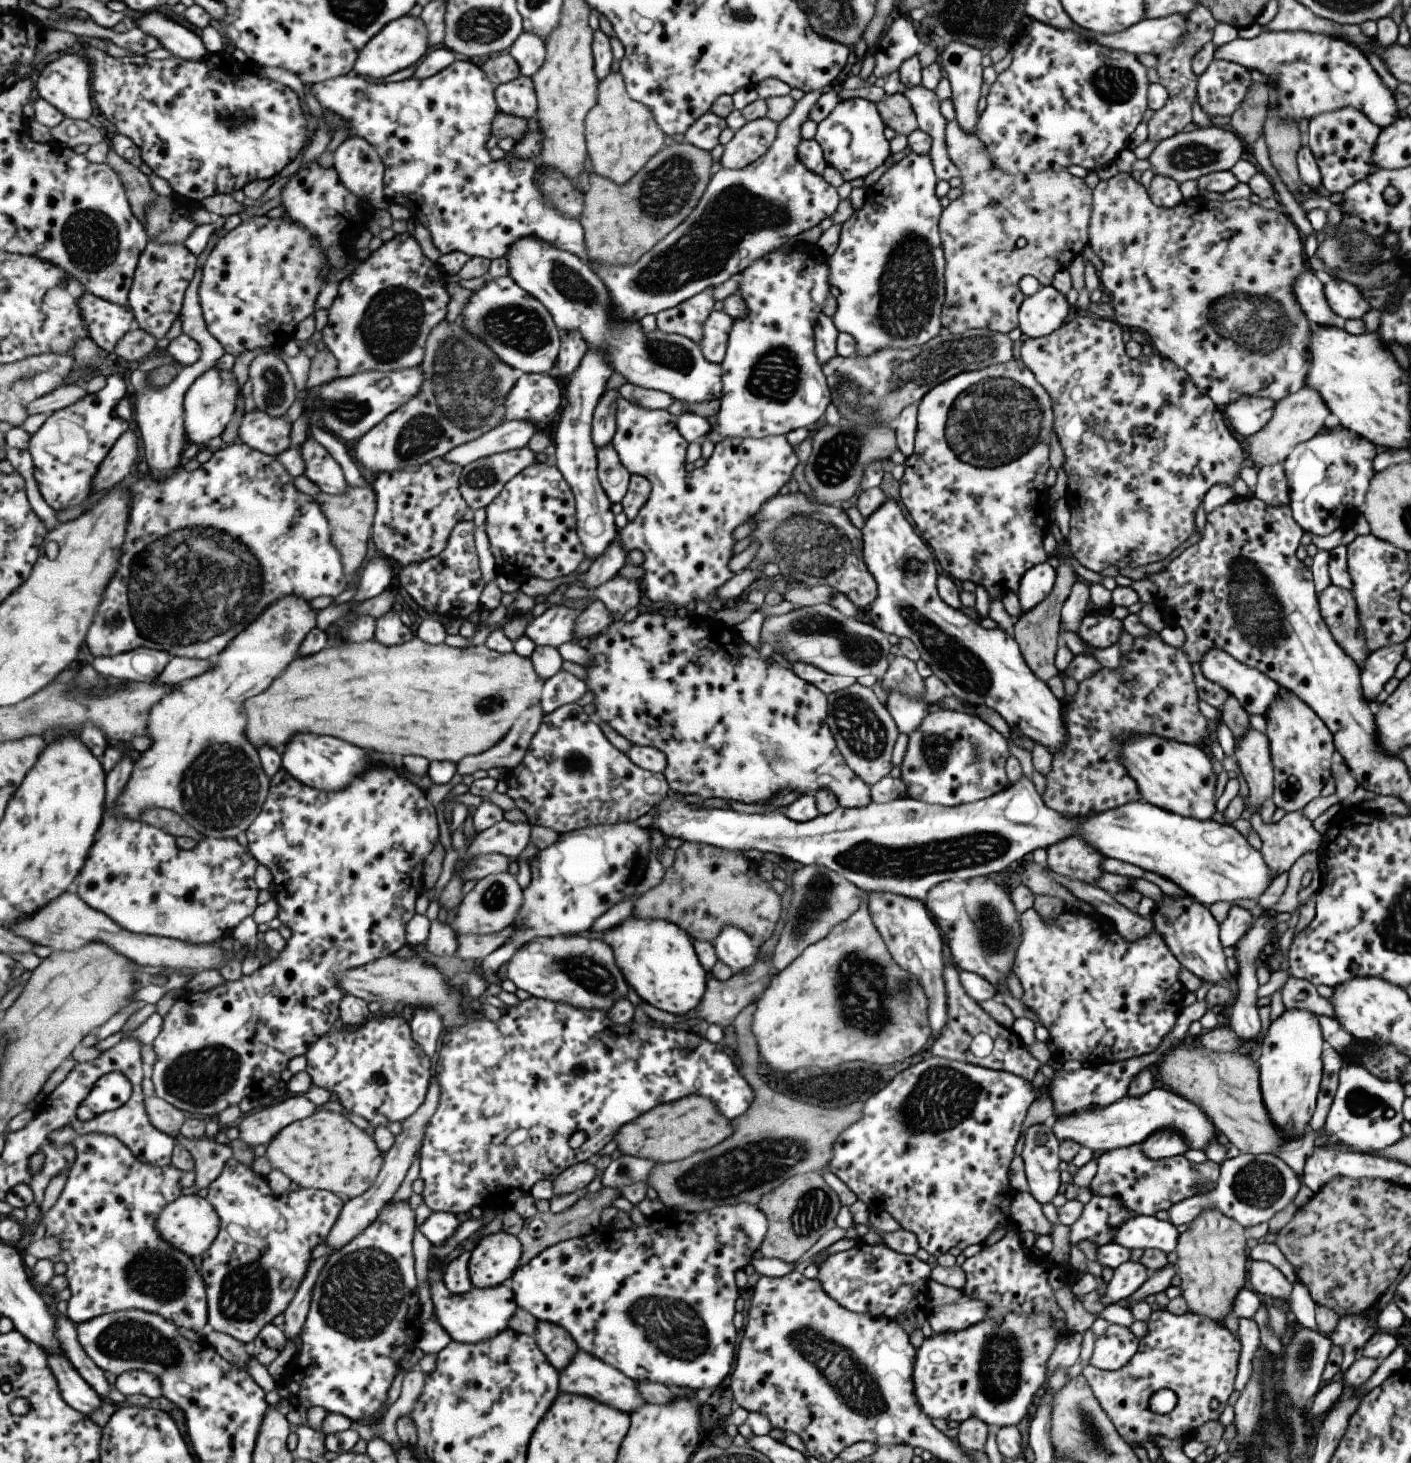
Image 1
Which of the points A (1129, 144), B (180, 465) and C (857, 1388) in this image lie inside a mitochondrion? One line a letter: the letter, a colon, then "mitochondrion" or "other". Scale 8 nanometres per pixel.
A: other
B: other
C: mitochondrion

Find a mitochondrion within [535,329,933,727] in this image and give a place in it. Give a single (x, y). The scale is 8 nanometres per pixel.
(797, 541)

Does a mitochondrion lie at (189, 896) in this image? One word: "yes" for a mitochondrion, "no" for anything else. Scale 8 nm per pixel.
no

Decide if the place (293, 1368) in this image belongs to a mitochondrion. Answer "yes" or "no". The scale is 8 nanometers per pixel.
no

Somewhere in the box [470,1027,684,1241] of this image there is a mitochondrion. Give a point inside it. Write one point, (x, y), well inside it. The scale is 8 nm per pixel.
(628, 1171)

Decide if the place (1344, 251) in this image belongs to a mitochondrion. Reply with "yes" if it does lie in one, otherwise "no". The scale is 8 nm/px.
yes

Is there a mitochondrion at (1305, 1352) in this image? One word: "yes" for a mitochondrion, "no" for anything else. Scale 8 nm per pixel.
yes

